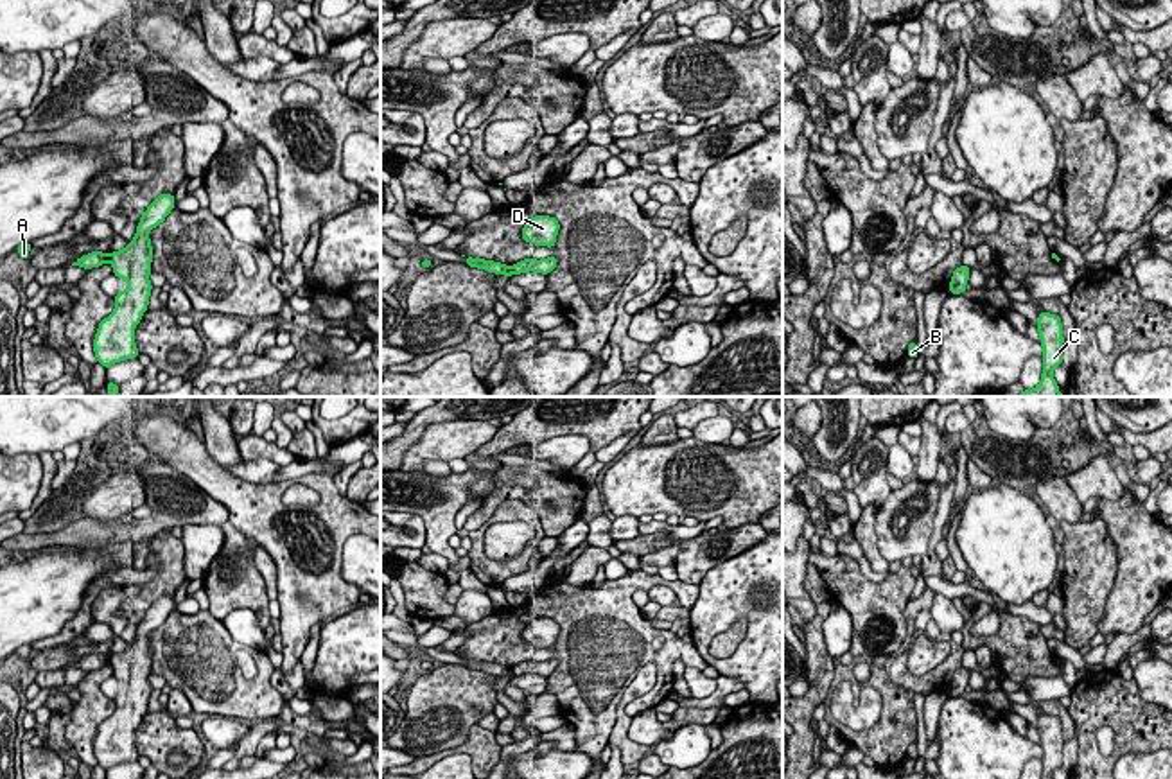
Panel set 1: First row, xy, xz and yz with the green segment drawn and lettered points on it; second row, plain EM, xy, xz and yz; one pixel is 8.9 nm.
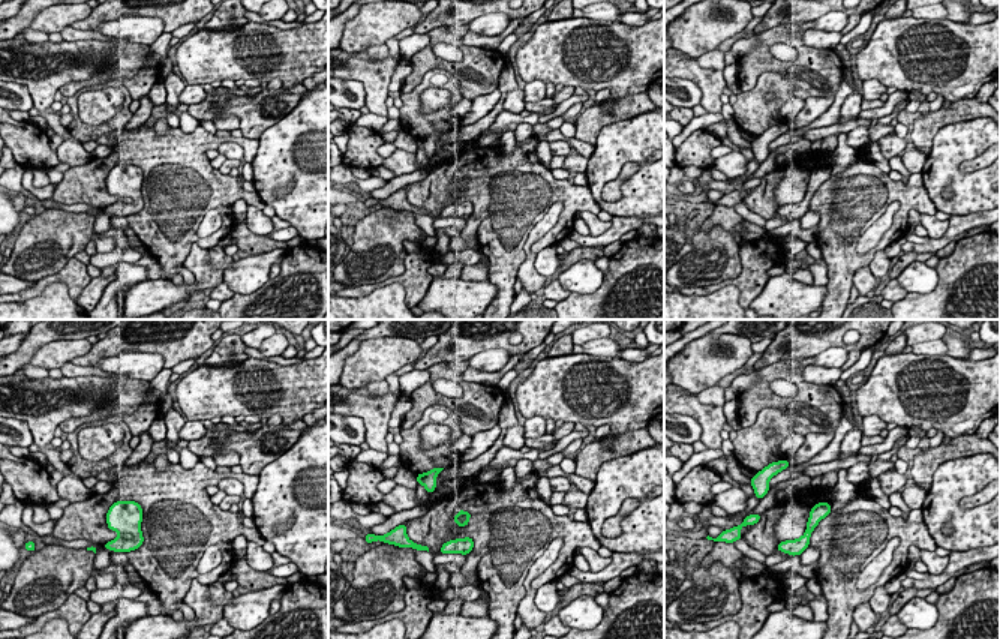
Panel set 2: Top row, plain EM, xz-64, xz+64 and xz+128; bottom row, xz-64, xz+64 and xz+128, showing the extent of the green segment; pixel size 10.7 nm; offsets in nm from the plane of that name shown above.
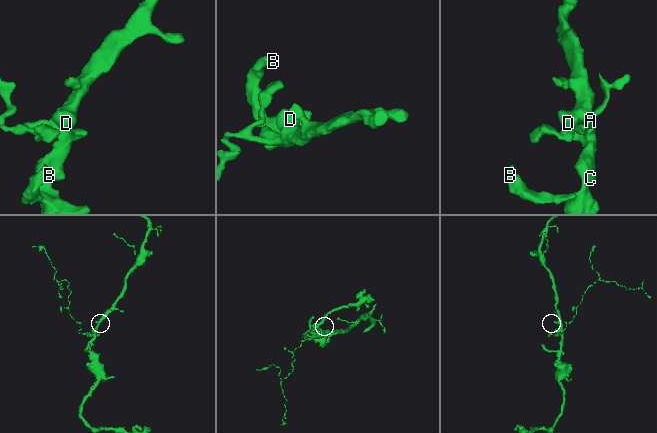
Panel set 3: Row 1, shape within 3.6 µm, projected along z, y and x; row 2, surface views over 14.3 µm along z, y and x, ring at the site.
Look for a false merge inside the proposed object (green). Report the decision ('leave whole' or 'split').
split

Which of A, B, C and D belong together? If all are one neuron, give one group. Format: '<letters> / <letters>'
A / B C D

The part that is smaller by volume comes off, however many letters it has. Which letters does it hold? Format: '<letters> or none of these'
A

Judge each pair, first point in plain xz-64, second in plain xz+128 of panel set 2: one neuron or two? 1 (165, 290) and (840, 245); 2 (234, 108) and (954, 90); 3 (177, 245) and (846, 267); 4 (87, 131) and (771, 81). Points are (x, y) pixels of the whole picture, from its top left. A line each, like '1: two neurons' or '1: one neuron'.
1: two neurons
2: two neurons
3: one neuron
4: one neuron

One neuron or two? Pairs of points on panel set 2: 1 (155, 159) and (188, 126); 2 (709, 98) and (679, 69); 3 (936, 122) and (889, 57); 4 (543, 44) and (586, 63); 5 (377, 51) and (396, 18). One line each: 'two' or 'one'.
1: two
2: one
3: two
4: one
5: two

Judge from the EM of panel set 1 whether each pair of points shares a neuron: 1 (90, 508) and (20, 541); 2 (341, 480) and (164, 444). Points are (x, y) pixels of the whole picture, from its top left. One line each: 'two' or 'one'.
1: two
2: two

